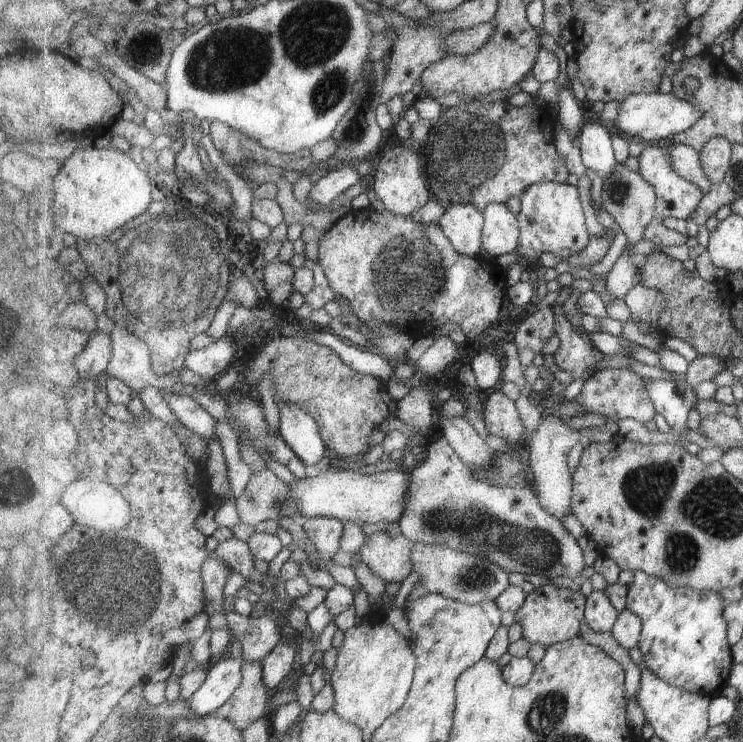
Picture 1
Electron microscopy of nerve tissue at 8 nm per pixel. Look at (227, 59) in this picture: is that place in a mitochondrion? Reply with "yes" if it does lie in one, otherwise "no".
yes

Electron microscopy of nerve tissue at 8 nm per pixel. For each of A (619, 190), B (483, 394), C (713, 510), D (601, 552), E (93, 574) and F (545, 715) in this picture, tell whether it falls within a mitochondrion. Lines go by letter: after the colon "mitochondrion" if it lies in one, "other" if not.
A: mitochondrion
B: other
C: mitochondrion
D: other
E: mitochondrion
F: mitochondrion

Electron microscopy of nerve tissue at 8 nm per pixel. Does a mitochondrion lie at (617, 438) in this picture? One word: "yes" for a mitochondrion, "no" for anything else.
no

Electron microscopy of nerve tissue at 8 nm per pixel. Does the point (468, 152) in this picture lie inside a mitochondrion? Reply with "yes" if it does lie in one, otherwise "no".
yes

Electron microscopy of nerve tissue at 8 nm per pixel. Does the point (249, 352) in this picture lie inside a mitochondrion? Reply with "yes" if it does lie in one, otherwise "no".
no

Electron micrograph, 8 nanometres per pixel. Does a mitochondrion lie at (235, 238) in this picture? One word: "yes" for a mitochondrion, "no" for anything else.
no

